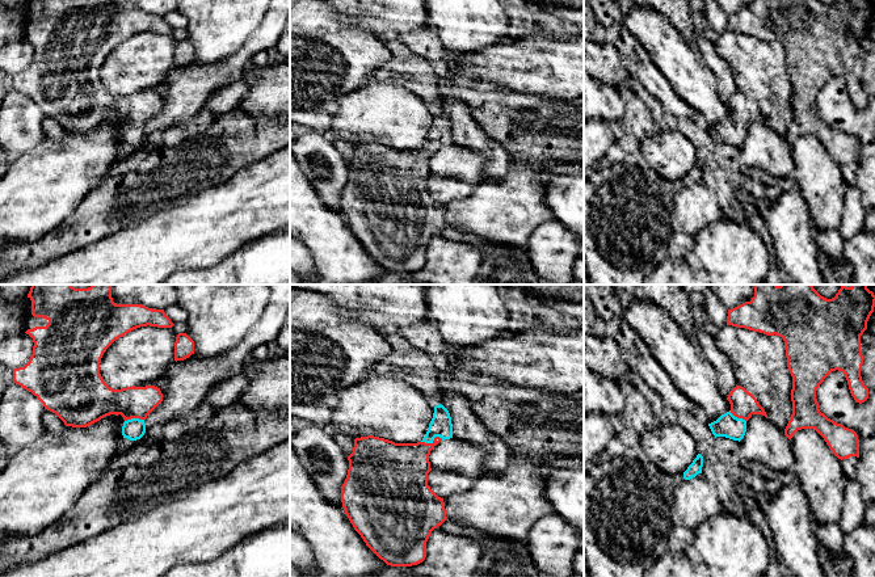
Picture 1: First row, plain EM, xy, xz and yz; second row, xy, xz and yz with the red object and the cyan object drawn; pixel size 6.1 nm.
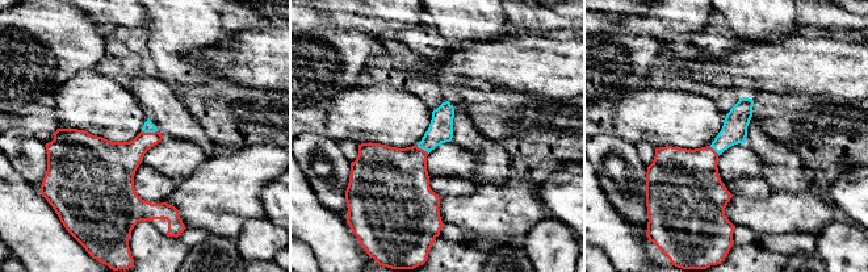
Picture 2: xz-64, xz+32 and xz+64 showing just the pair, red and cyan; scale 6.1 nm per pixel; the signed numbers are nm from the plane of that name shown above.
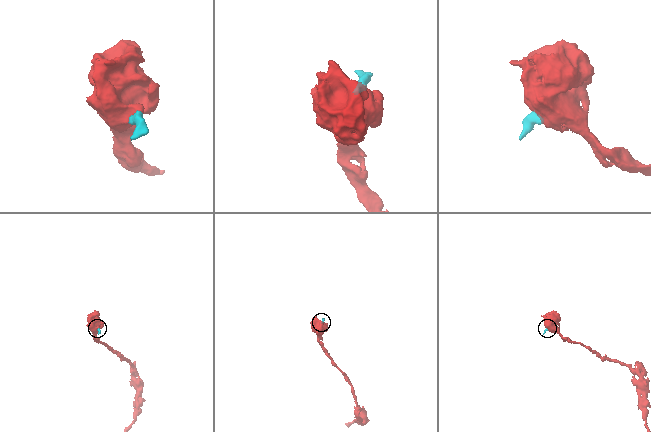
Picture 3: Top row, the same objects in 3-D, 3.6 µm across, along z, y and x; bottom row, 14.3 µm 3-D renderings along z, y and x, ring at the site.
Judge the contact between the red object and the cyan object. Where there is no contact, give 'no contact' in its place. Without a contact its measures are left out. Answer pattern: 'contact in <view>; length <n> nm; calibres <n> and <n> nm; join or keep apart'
contact in xz; length 140 nm; calibres 320 and 130 nm; join

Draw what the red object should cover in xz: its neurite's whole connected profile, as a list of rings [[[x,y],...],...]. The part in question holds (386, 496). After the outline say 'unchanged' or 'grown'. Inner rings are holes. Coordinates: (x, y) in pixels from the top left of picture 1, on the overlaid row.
[[[438,404],[421,442],[395,443],[374,435],[354,439],[353,452],[348,456],[348,475],[341,487],[342,507],[366,546],[387,565],[412,567],[422,563],[432,531],[447,519],[443,498],[428,485],[428,473],[432,471],[430,451],[450,438],[450,413]]]; grown

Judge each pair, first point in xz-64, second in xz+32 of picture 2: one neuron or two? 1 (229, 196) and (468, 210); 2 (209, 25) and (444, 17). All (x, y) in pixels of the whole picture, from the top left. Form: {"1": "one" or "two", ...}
{"1": "one", "2": "one"}

